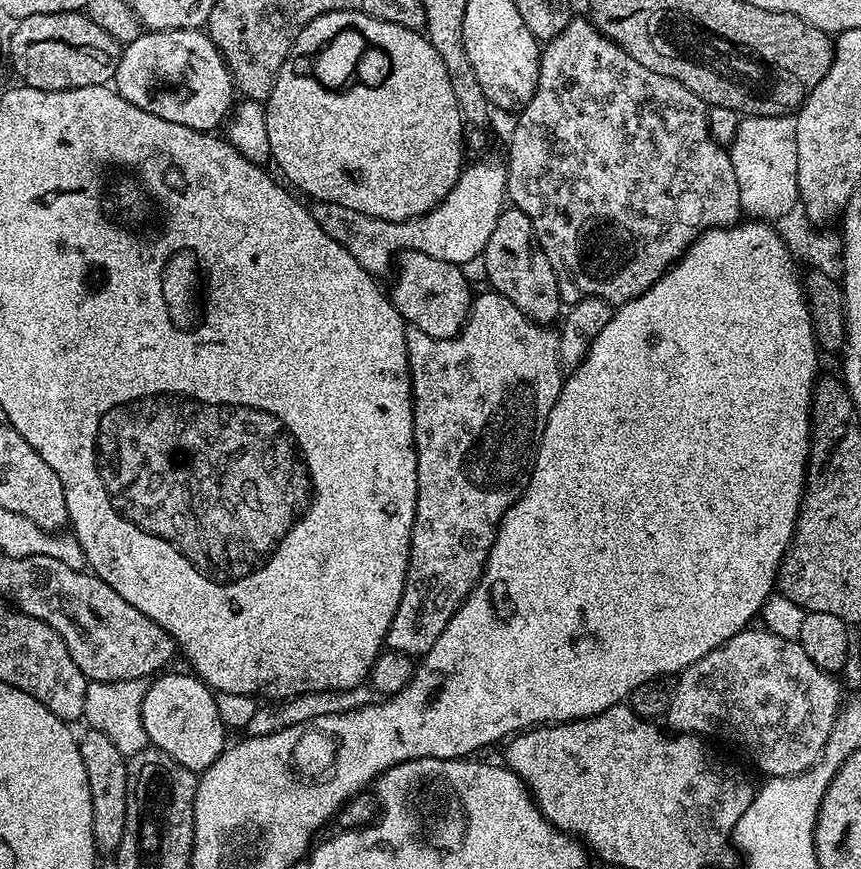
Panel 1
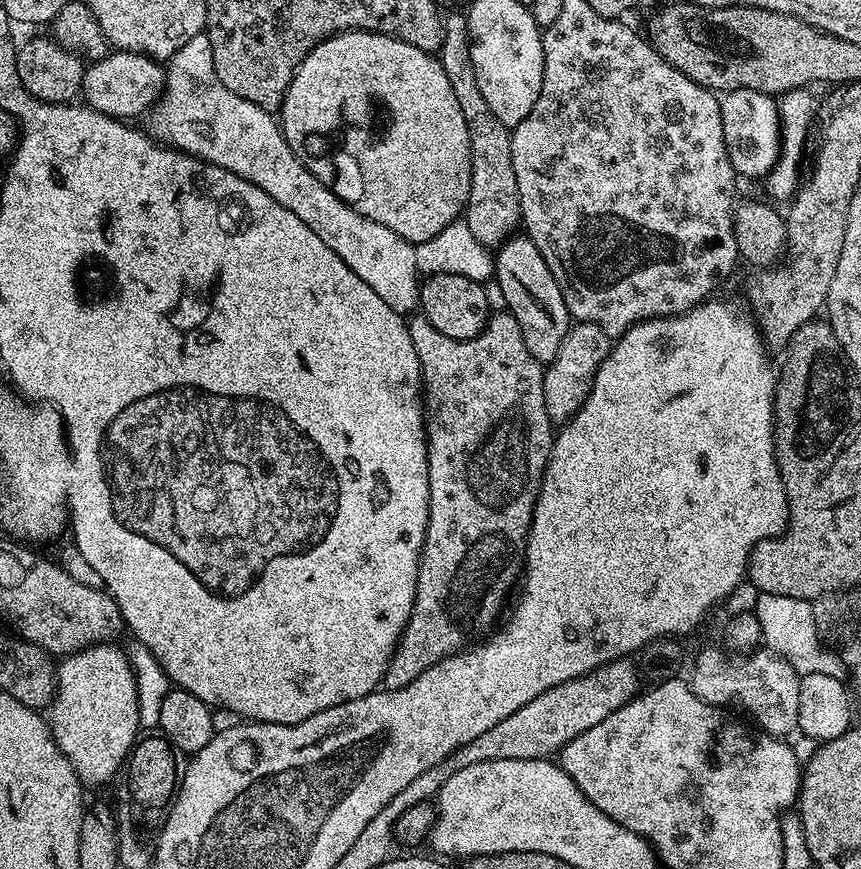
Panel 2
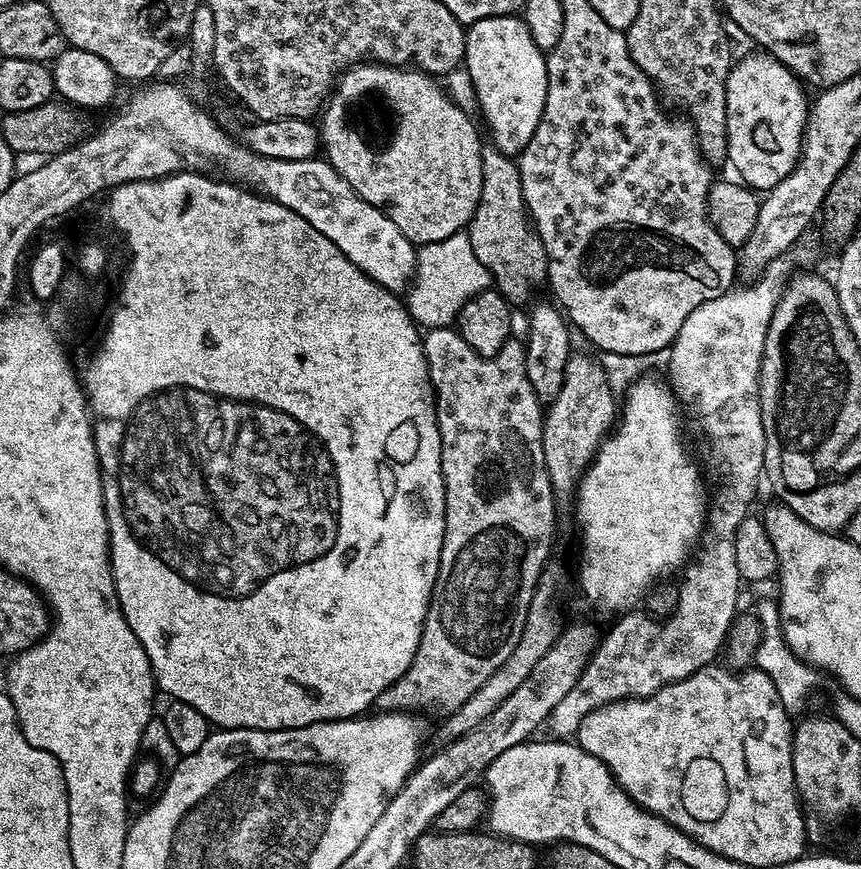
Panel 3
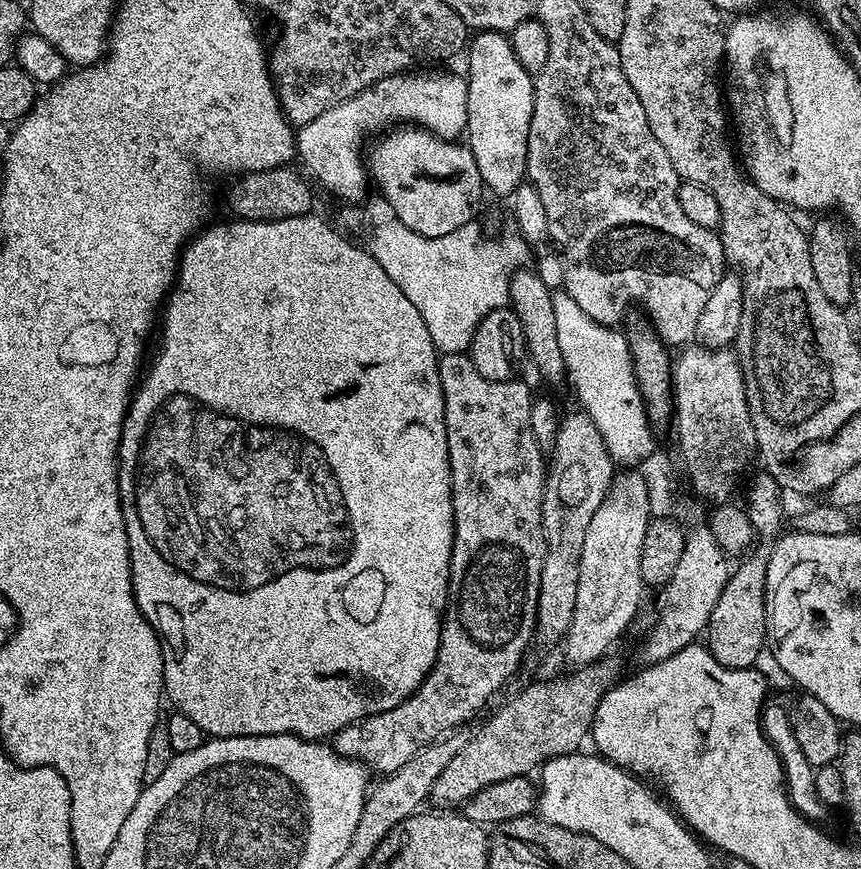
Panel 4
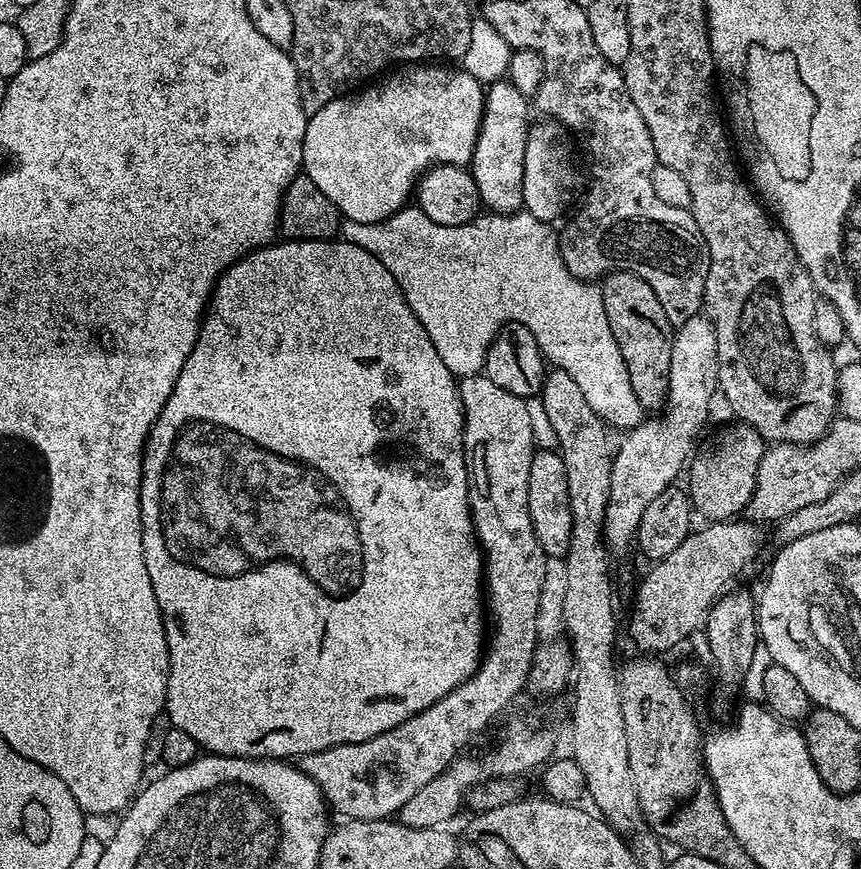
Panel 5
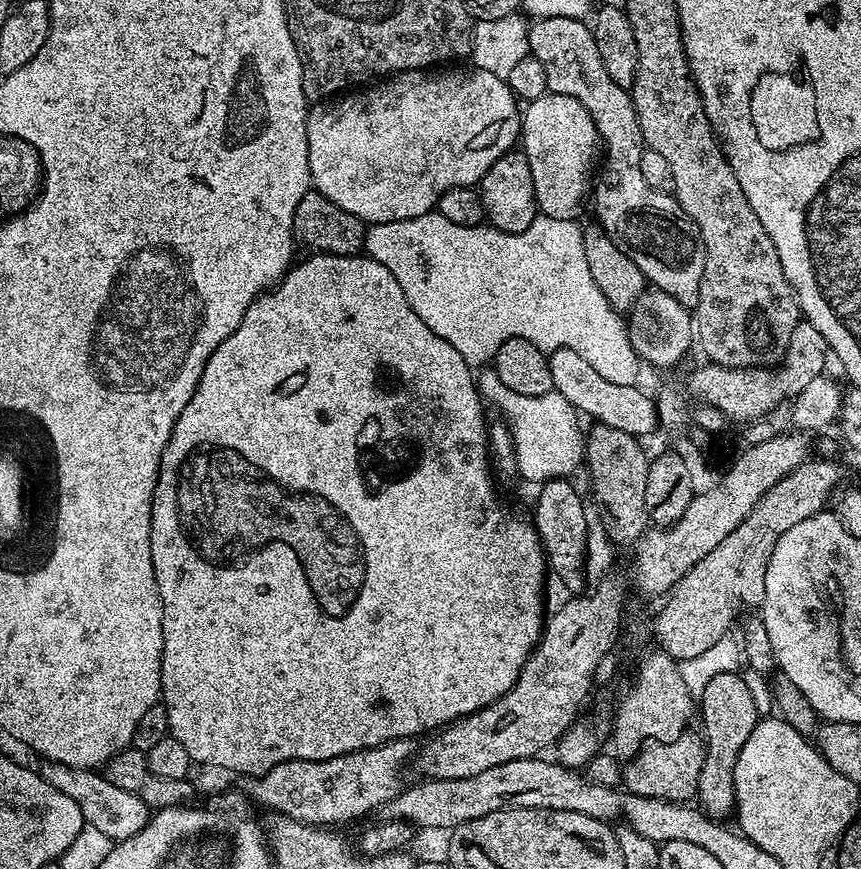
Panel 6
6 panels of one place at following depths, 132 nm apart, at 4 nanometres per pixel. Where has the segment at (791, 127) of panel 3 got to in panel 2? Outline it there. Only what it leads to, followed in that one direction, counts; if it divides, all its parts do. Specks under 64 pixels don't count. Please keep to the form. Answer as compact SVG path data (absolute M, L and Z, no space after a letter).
M739 88L720 100L722 134L737 177L764 178L780 158L780 109L777 101L758 90Z

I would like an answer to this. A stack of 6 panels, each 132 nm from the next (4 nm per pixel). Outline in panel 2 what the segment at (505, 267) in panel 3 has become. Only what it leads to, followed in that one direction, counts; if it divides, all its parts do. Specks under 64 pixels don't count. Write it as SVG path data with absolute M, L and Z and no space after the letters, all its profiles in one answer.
M463 11L452 12L443 17L444 37L438 53L442 70L446 70L446 78L450 78L450 87L454 89L454 98L458 98L458 107L462 109L462 118L466 118L466 126L470 134L470 158L472 159L472 177L470 178L470 198L466 209L466 223L470 226L470 234L478 238L484 247L492 250L504 243L521 227L520 199L518 198L518 178L514 178L514 162L512 161L512 133L498 117L491 112L486 98L482 98L482 90L478 90L478 77L474 75L474 66L470 62L470 34L468 18Z

